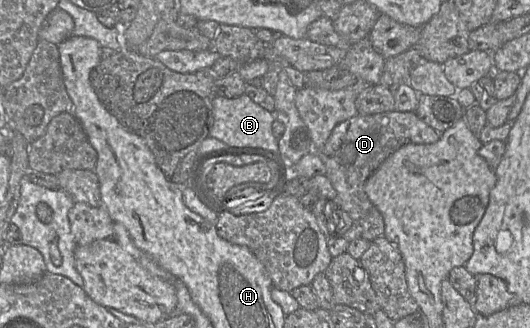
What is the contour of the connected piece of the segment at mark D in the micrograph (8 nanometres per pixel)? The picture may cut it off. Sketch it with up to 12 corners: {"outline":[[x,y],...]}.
{"outline":[[415,112],[360,115],[313,149],[337,202],[373,241],[385,232],[364,185],[405,144],[441,133]]}

